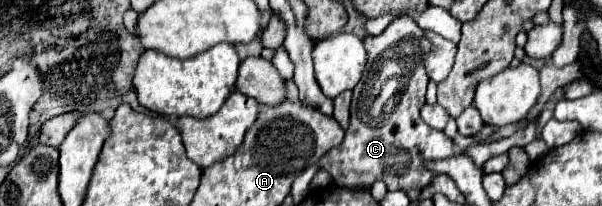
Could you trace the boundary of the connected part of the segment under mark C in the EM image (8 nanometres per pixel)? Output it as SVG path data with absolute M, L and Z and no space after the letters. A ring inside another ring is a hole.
M400 16L394 18L382 34L366 36L364 46L368 62L354 88L350 126L340 148L326 152L318 166L330 172L338 186L346 188L370 188L376 180L382 180L388 190L422 190L432 180L432 172L426 170L422 162L454 154L452 140L444 132L432 130L420 118L428 84L424 56L430 42L410 16Z

